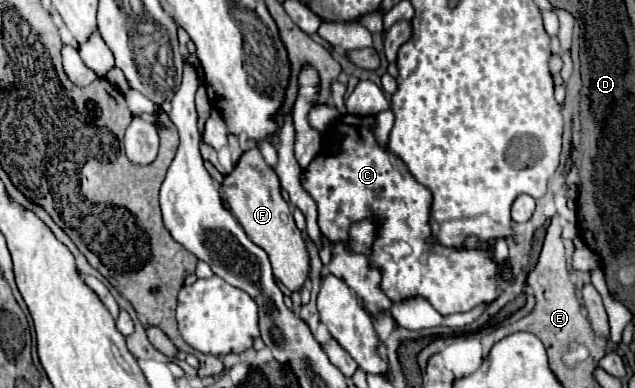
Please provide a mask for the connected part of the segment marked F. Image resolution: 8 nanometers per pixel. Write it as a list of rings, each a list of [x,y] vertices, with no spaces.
[[[256,148],[246,150],[240,160],[234,164],[234,170],[224,176],[220,184],[220,192],[236,216],[236,220],[242,224],[246,234],[254,244],[266,250],[274,276],[292,292],[300,290],[304,280],[308,278],[310,264],[308,264],[308,252],[302,240],[300,230],[294,224],[294,218],[290,214],[290,208],[286,200],[280,194],[280,182],[276,172],[264,162],[262,154]]]

